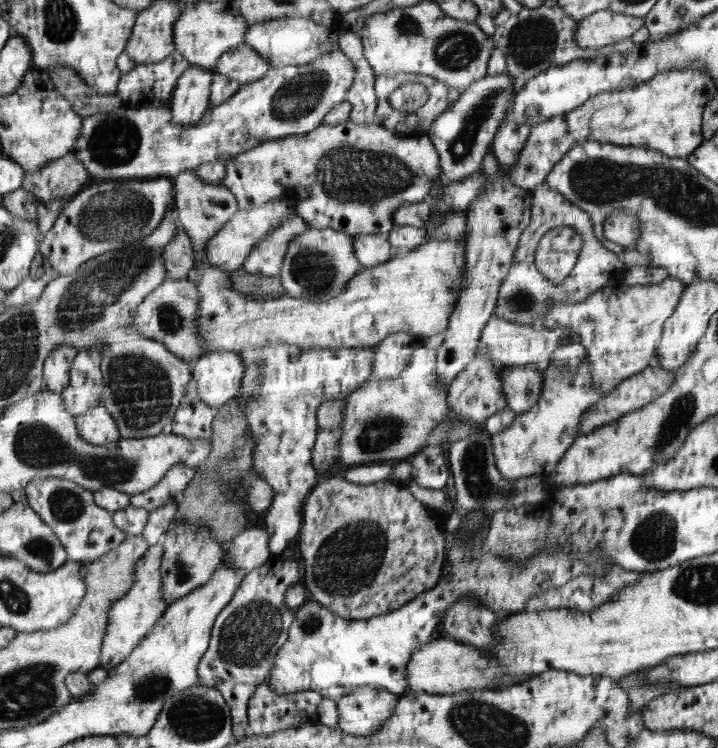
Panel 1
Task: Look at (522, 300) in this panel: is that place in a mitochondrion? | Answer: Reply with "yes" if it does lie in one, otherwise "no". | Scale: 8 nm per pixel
yes

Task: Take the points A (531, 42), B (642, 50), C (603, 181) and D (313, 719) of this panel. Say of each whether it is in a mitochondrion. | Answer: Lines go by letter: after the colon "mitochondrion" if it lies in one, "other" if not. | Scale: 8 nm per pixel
A: mitochondrion
B: other
C: mitochondrion
D: other

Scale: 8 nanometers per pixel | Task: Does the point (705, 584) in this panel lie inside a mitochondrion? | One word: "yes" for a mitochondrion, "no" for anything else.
yes

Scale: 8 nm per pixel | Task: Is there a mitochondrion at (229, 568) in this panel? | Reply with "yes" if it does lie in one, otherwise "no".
no

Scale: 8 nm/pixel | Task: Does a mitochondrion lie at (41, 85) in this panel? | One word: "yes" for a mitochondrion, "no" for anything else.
no

